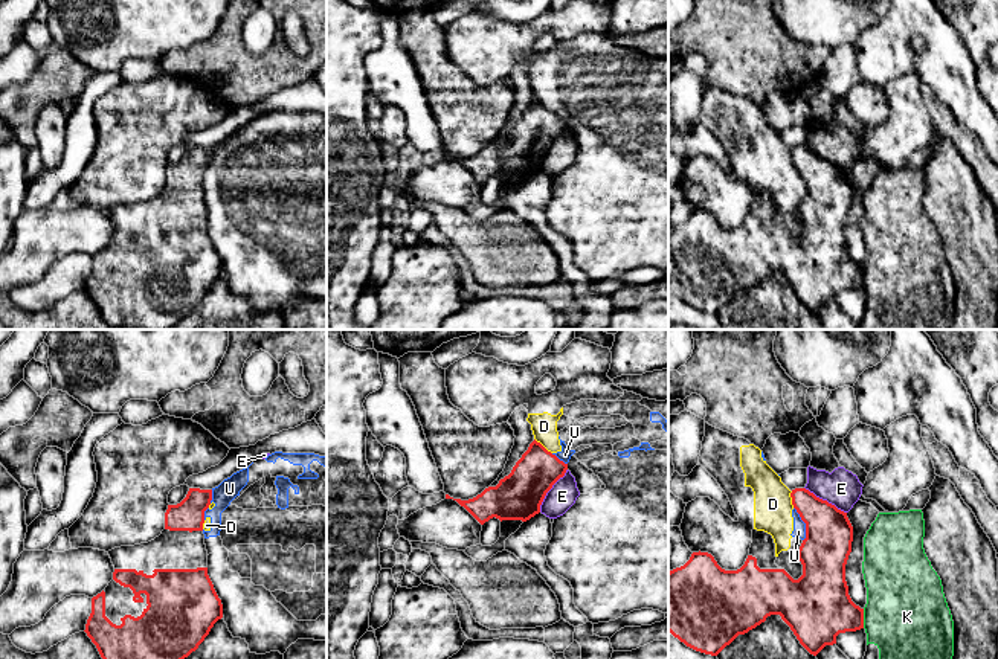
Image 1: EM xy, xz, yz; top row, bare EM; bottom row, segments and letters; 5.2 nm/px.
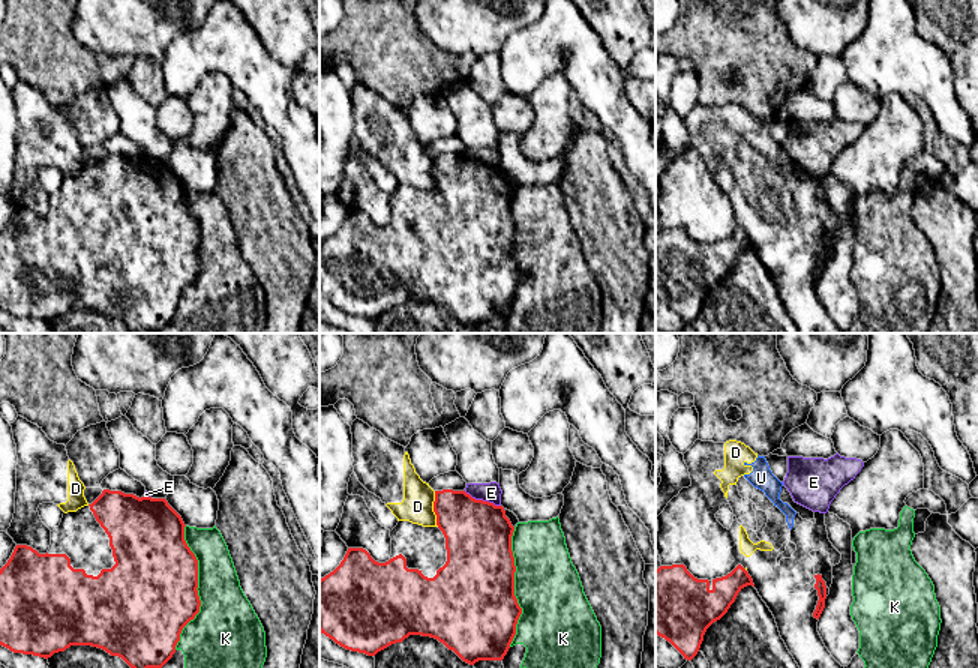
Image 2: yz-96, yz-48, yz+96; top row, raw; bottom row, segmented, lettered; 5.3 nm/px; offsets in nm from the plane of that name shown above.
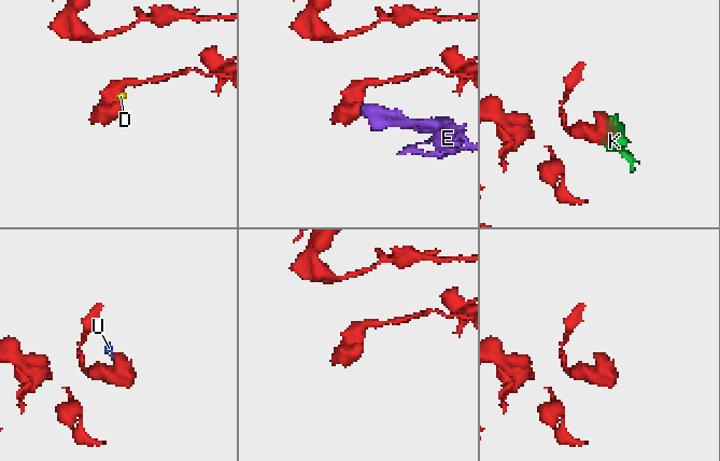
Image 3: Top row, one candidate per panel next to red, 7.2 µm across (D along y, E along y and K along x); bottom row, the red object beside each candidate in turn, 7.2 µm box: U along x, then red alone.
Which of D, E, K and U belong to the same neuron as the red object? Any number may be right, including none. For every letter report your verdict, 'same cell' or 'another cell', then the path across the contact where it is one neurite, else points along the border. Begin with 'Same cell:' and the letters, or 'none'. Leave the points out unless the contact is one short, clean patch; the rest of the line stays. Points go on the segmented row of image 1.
Same cell: none
D: another cell
E: another cell | along xz (566, 469), (547, 493), (539, 511)
K: another cell
U: another cell | along yz (794, 507), (804, 523), (803, 540)

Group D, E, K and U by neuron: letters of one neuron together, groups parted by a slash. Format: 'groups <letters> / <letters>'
groups D U / E / K

